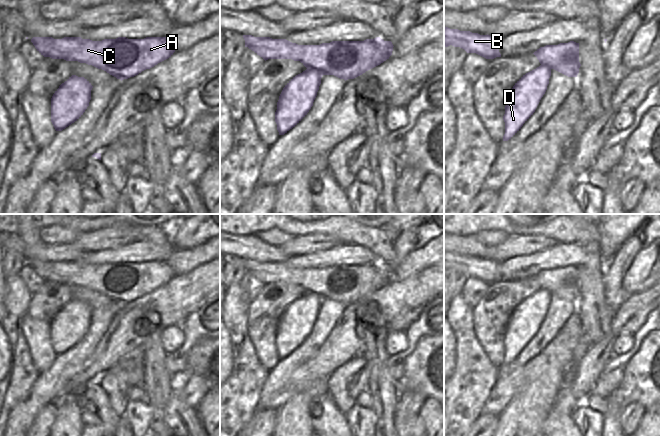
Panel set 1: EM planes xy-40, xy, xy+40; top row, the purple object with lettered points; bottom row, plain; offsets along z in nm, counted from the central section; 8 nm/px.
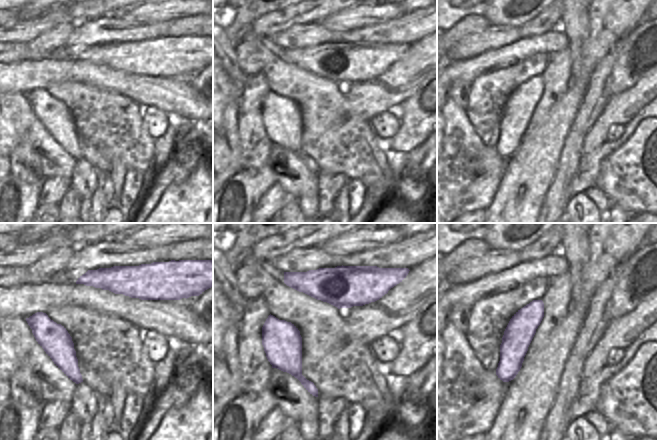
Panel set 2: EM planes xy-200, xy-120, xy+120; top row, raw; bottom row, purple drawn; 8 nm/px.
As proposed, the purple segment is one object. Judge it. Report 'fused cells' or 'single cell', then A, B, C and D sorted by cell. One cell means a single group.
fused cells; groups A B C / D

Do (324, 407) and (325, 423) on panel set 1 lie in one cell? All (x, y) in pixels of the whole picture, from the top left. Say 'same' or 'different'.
same

